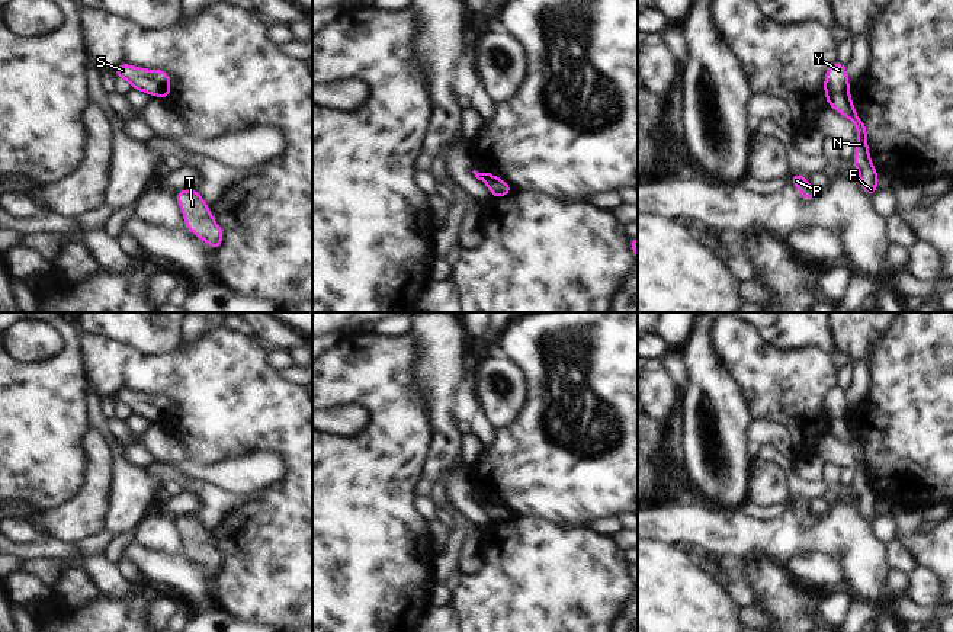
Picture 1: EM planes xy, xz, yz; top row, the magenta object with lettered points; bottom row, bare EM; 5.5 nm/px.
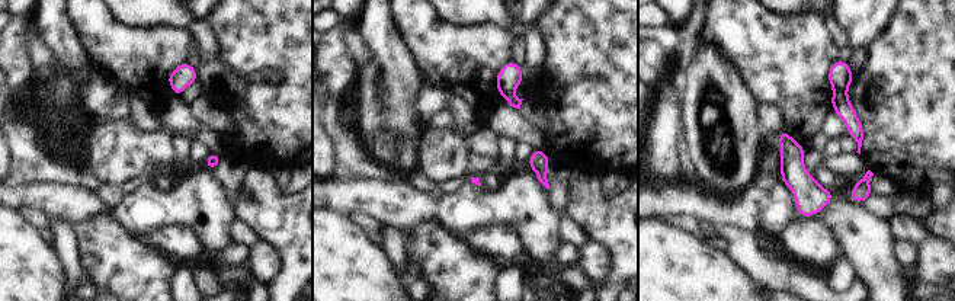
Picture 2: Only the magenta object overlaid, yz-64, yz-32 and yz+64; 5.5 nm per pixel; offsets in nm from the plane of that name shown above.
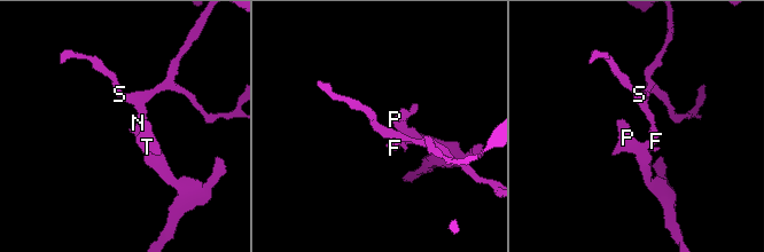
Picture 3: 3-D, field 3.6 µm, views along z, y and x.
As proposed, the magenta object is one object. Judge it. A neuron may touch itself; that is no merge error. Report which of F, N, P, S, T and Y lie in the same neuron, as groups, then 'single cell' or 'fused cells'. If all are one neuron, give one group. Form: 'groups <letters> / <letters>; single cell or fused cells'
groups F N P T / S Y; fused cells

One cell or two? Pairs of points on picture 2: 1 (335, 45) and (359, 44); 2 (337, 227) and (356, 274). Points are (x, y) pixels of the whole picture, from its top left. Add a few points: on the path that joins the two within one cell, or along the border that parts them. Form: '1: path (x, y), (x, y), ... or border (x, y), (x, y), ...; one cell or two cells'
1: border (355, 25), (346, 34), (346, 44), (361, 67); two cells
2: path (337, 239), (337, 255), (345, 262); one cell

